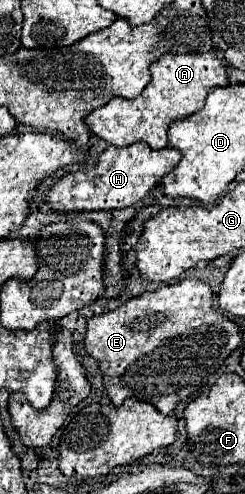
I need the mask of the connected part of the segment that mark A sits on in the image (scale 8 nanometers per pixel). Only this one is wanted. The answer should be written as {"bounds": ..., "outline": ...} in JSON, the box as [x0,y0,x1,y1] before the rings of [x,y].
{"bounds":[86,50,228,150],"outline":[[[214,50],[204,54],[164,54],[150,66],[150,72],[152,80],[138,98],[112,98],[108,104],[86,116],[86,124],[96,136],[112,146],[148,142],[154,150],[166,148],[170,124],[198,112],[210,88],[228,84],[226,68]]]}

